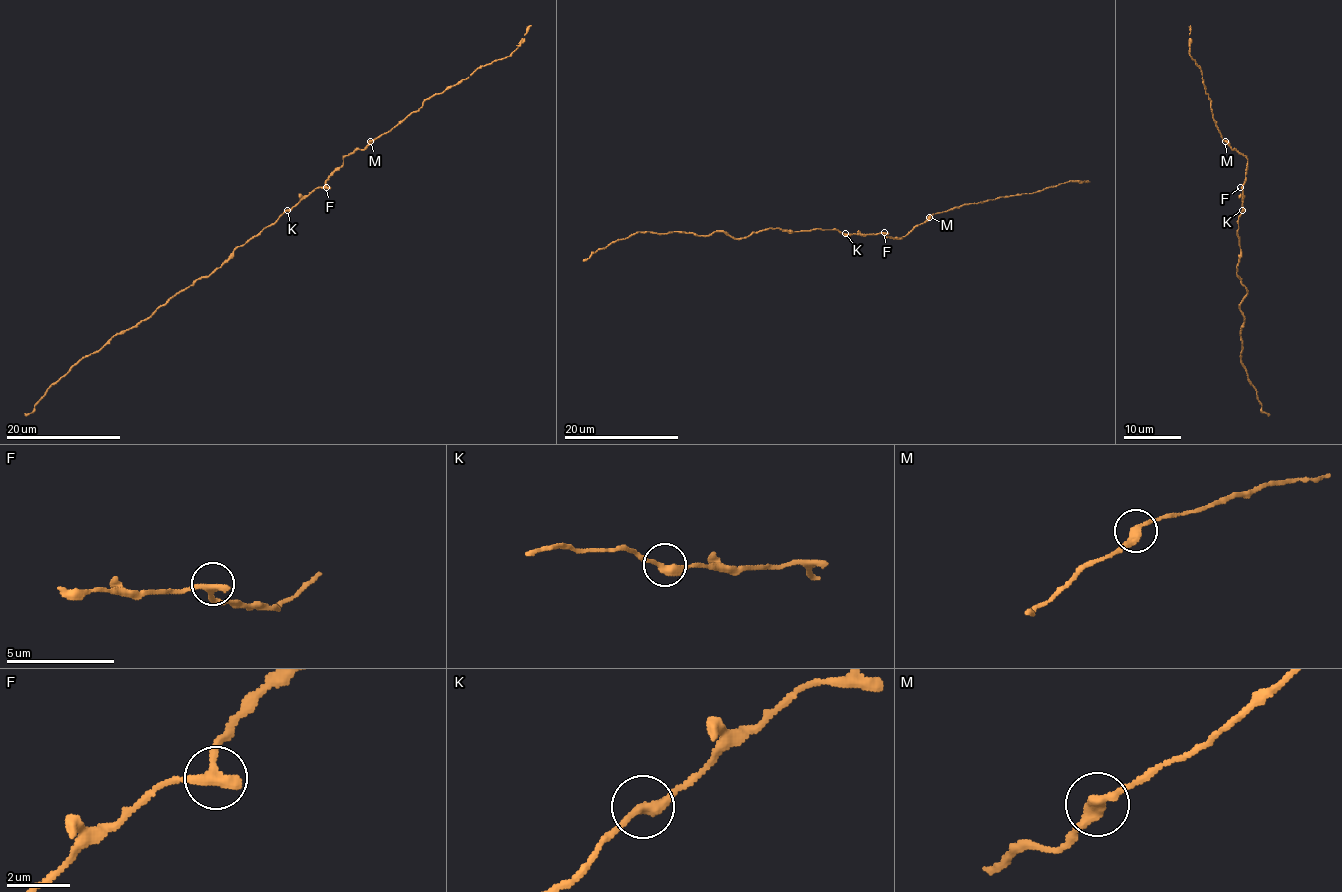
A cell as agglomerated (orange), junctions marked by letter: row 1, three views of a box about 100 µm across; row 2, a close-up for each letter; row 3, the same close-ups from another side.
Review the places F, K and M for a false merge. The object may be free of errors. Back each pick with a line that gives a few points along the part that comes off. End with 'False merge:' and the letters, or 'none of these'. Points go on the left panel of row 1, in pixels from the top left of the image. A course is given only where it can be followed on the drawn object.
False merge: none of these

